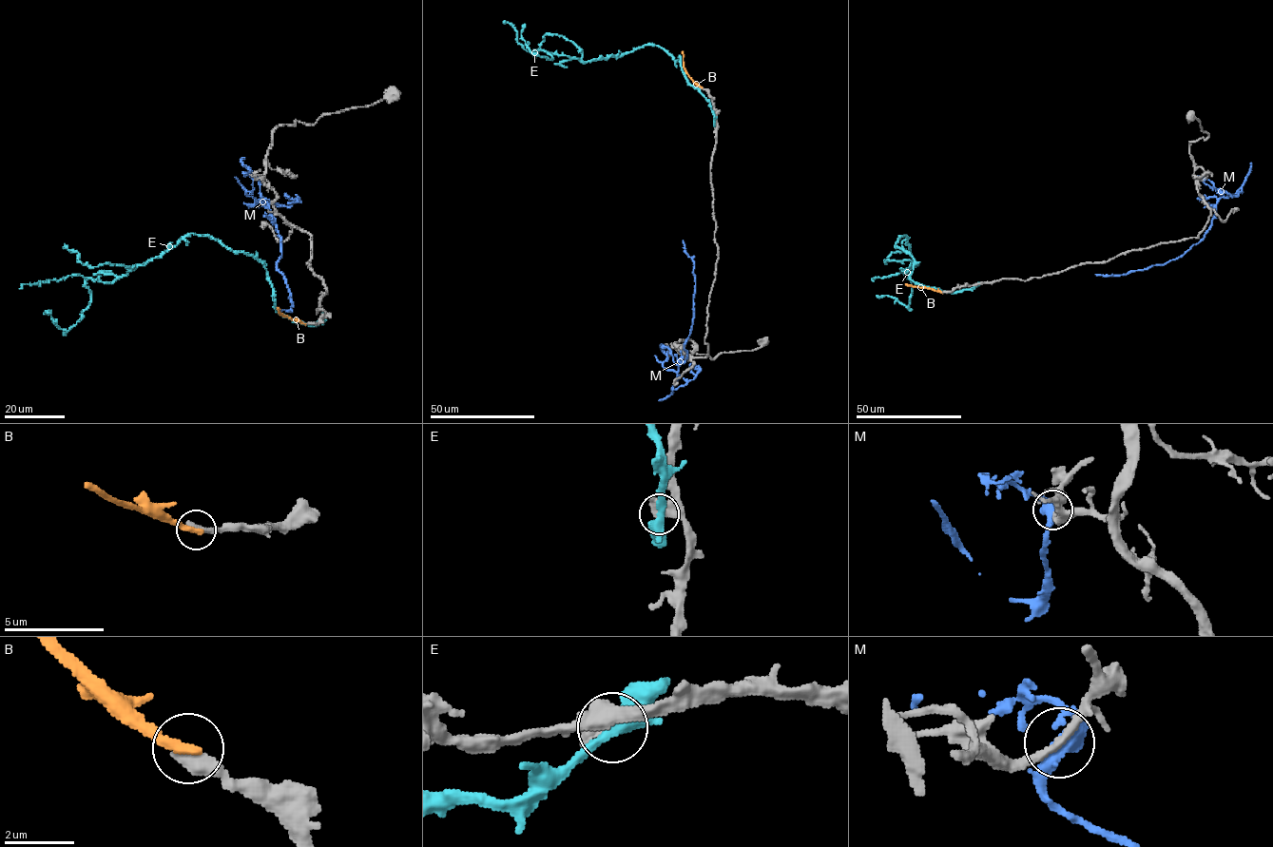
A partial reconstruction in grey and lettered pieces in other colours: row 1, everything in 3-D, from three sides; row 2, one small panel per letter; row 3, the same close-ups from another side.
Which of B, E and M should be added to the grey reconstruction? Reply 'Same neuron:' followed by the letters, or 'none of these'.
Same neuron: none of these

